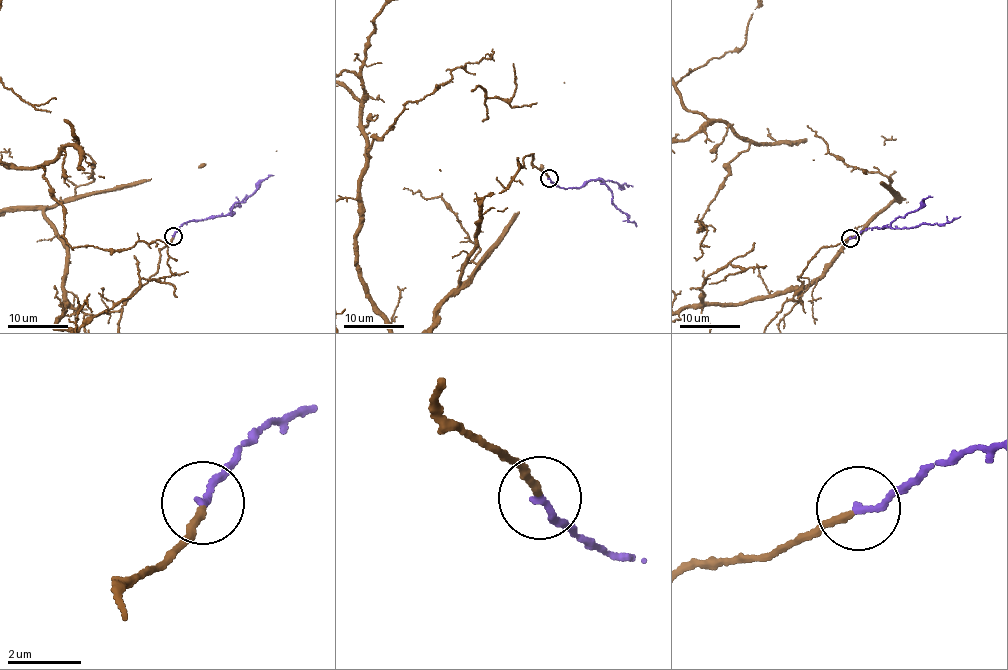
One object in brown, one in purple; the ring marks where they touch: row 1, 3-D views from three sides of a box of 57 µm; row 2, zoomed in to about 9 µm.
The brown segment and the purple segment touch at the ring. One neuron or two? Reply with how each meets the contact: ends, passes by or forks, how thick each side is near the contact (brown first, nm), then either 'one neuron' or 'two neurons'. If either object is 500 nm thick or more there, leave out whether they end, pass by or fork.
brown ends; purple ends; calibres 190 and 180 nm; one neuron

